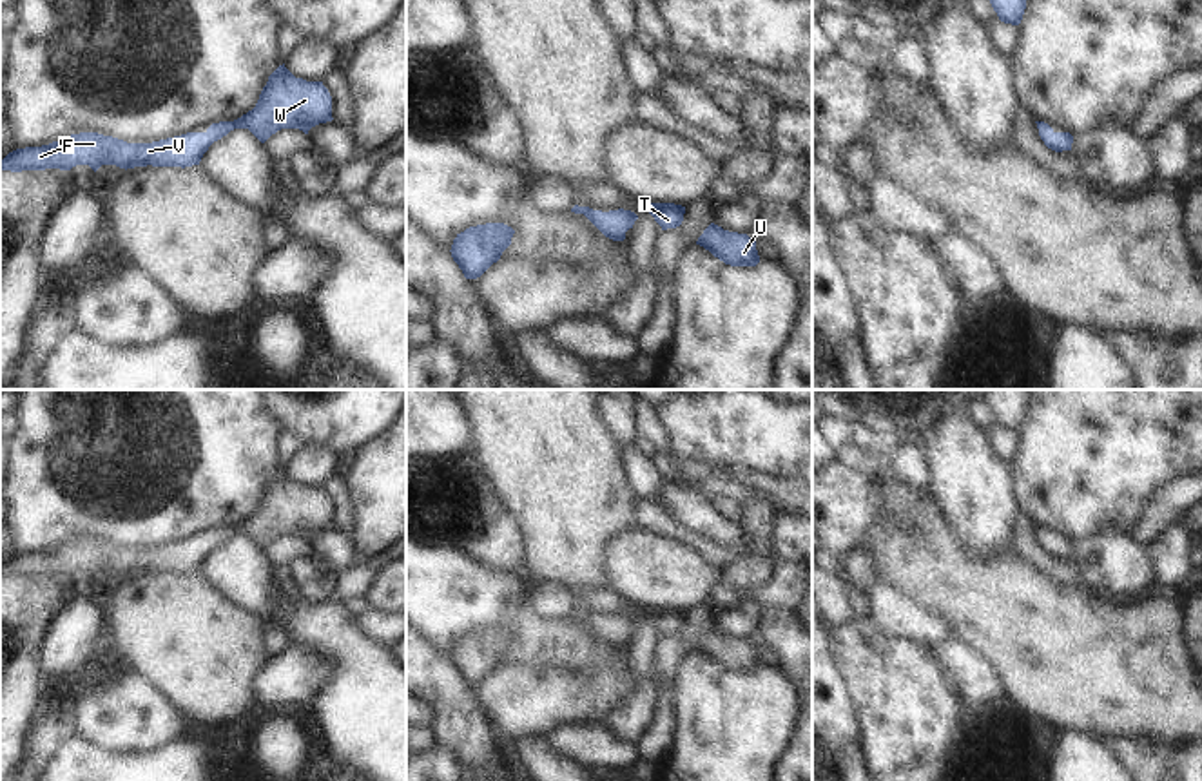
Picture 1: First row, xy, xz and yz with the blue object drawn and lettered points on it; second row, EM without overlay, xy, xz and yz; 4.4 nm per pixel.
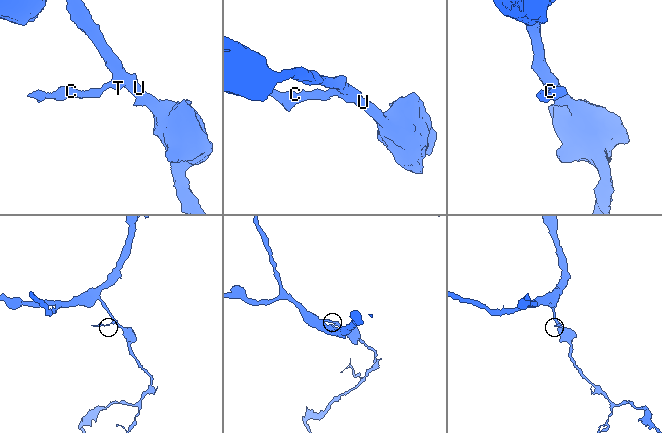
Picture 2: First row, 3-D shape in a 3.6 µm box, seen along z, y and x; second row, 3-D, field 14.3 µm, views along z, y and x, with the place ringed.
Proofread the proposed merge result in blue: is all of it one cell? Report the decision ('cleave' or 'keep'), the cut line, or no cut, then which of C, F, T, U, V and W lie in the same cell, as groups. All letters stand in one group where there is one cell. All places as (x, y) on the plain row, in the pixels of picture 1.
keep; cut none; groups C F T U V W

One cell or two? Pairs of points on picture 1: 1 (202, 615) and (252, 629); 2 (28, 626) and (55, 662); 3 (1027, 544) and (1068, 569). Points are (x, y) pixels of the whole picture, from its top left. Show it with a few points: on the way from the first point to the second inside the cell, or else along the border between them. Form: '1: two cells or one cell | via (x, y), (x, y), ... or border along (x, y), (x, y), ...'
1: one cell | via (214, 627), (240, 629)
2: two cells | border along (64, 607), (38, 649), (46, 680)
3: one cell | via (1037, 555), (1057, 569)

